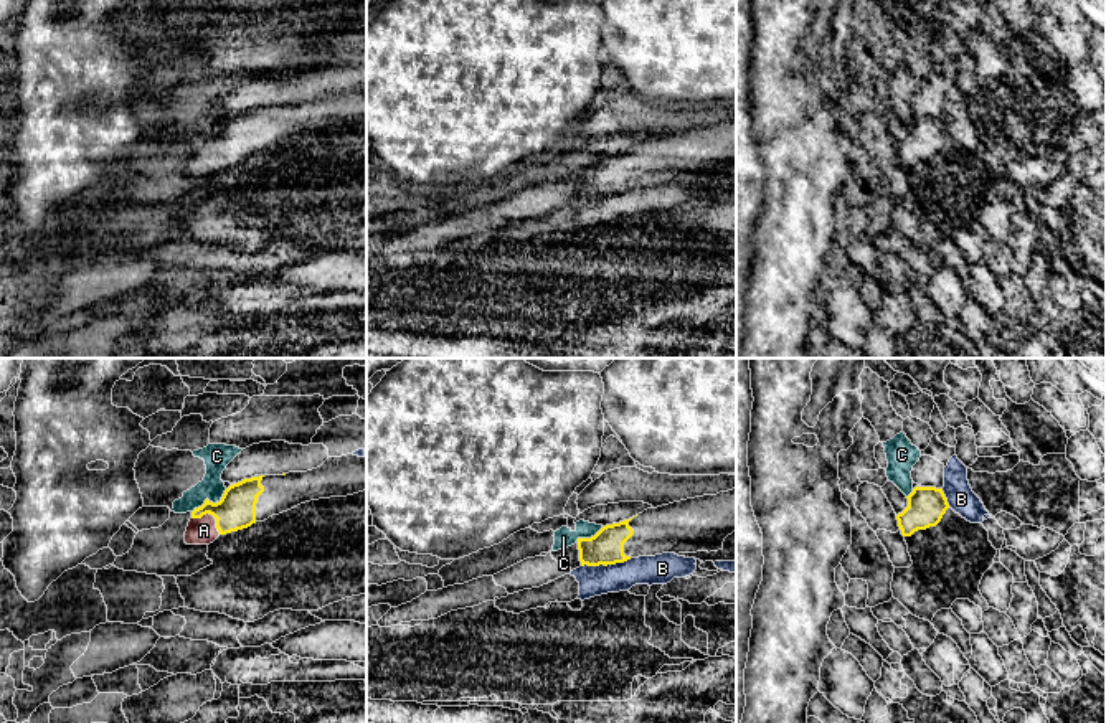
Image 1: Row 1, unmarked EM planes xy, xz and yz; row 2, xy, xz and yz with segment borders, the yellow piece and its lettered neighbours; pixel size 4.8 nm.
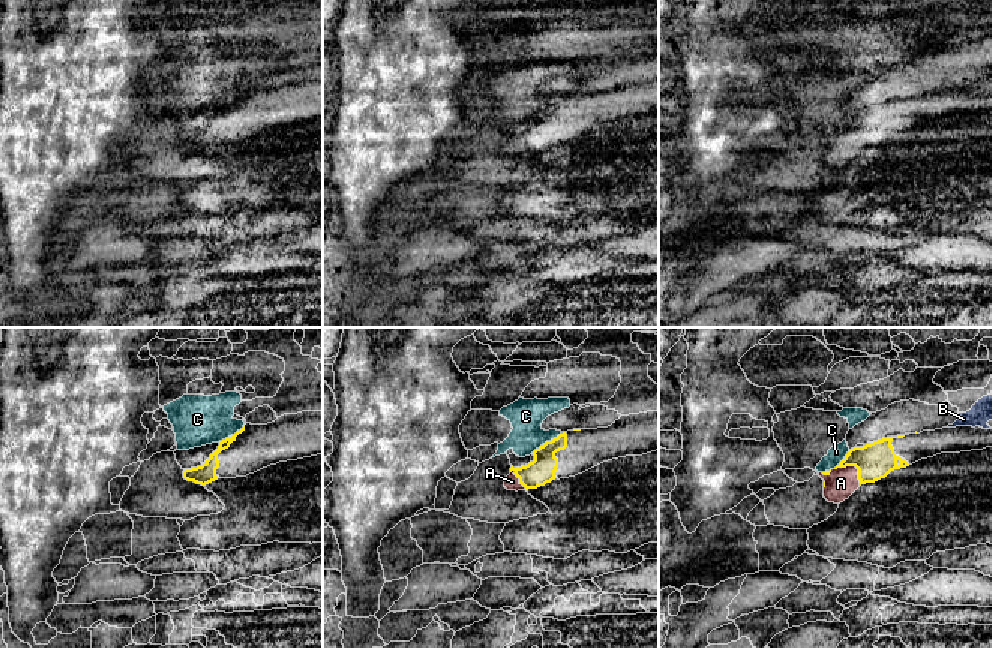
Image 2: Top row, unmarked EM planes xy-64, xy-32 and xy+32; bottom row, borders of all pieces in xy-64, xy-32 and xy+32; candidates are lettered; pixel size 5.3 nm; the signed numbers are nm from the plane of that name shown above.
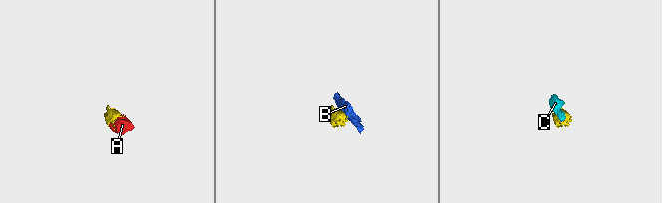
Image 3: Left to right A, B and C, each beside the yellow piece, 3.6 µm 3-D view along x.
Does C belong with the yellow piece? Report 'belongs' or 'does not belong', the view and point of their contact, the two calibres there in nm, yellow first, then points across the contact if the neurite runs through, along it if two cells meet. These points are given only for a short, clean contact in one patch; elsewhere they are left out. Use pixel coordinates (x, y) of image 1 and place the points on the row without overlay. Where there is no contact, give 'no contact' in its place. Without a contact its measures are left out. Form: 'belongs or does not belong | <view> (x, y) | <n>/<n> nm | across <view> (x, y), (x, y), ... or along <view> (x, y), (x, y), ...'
does not belong | xy (210, 132) | 190/130 nm

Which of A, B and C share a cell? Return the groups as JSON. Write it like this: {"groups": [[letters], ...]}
{"groups": [["A"], ["B"], ["C"]]}

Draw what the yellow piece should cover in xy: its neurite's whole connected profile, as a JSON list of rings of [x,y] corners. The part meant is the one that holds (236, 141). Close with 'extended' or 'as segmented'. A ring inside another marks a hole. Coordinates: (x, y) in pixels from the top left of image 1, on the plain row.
[[[353,84],[328,87],[320,97],[307,102],[244,109],[229,116],[220,132],[213,134],[206,129],[201,137],[191,142],[185,162],[185,173],[210,175],[220,165],[248,158],[256,152],[264,152],[269,147],[287,142],[300,134],[319,129],[347,127],[363,120],[366,120],[366,87]]] | extended

